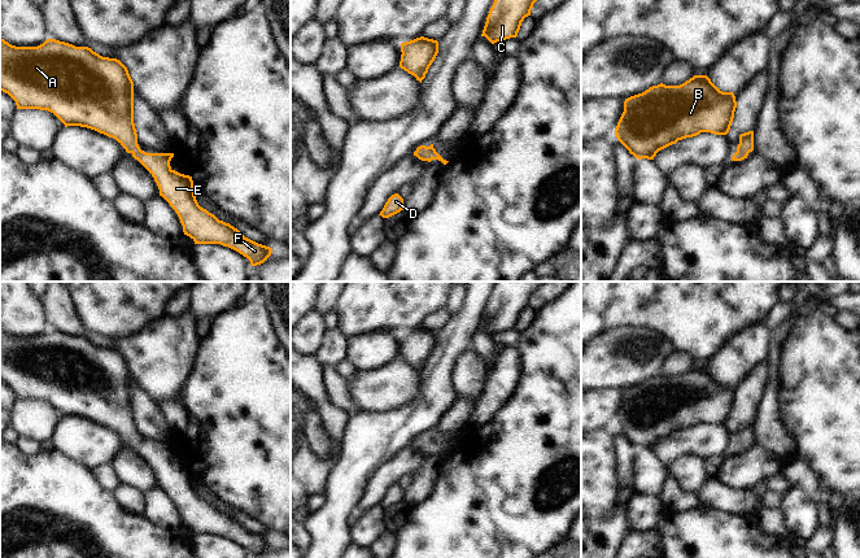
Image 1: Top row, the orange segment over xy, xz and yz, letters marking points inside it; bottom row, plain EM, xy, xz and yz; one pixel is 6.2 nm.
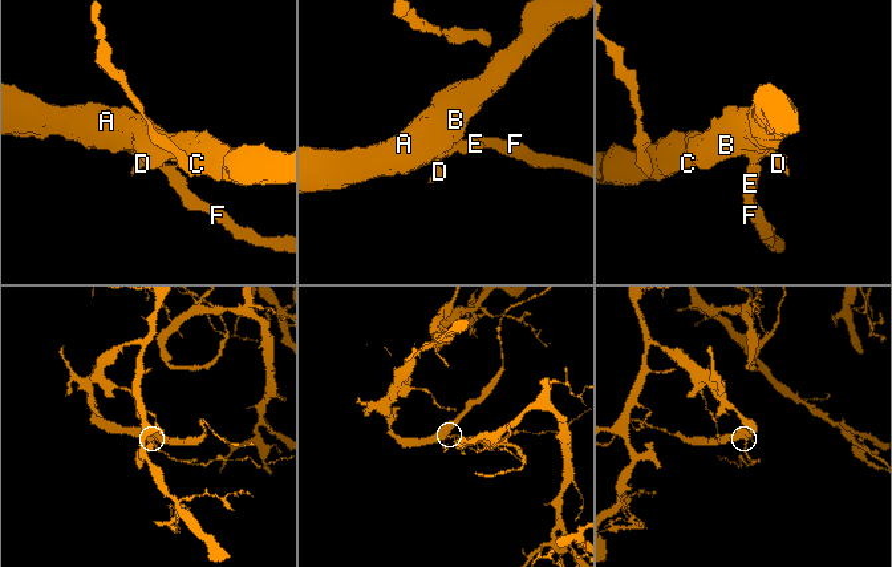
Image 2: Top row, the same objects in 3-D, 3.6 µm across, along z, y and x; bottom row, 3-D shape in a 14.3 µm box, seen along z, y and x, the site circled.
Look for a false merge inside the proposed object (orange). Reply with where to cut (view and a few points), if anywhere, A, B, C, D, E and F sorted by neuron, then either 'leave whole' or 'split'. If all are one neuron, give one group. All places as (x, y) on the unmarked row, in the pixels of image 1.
no cut; A B C D E F; leave whole

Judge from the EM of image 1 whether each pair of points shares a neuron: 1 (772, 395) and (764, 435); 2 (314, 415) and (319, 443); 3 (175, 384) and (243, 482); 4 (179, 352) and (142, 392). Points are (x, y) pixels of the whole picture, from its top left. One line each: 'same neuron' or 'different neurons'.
1: same neuron
2: same neuron
3: different neurons
4: different neurons

